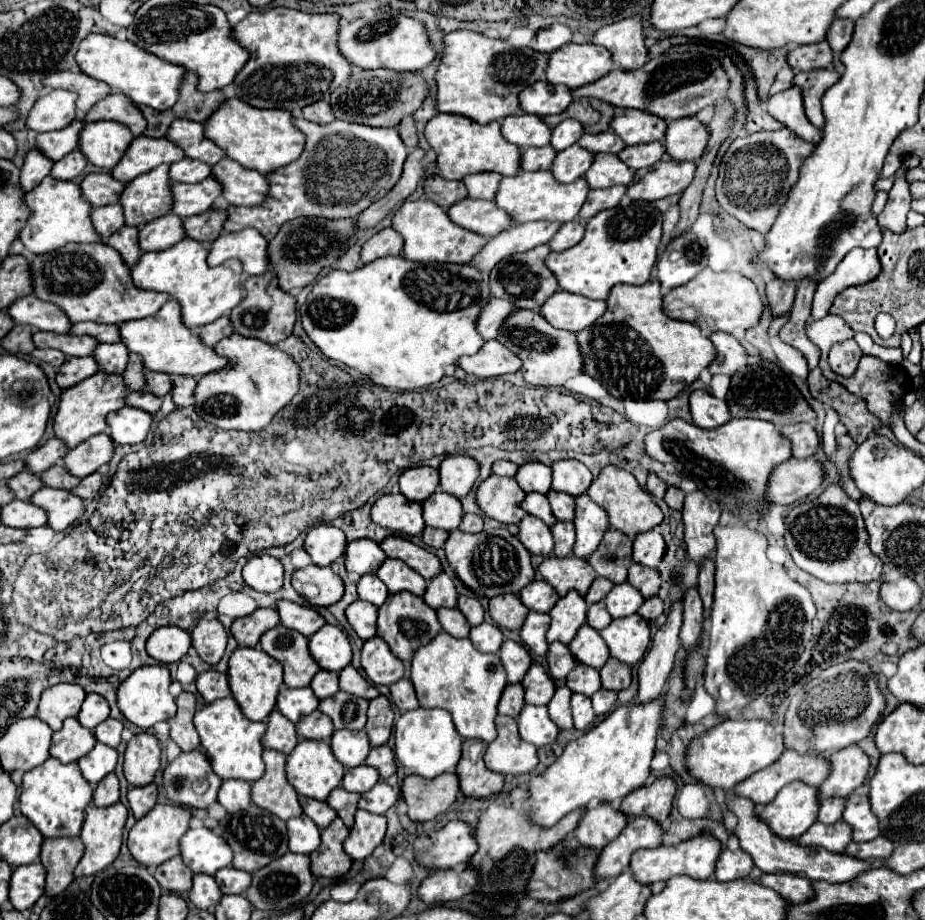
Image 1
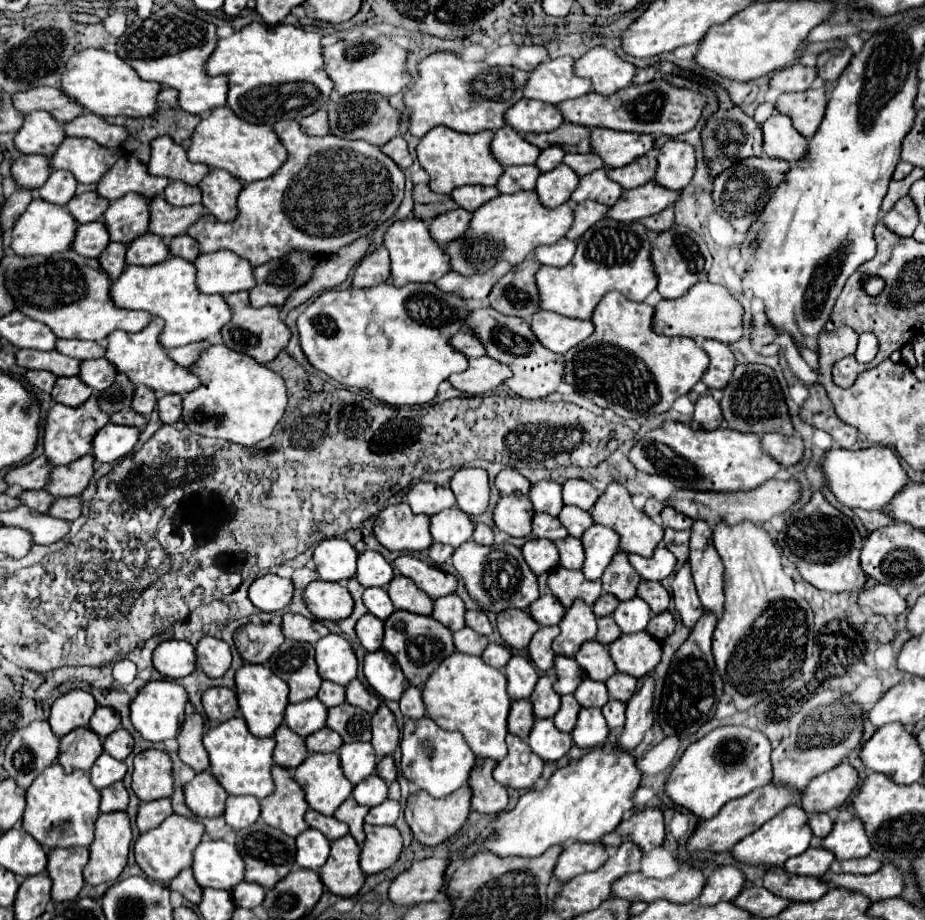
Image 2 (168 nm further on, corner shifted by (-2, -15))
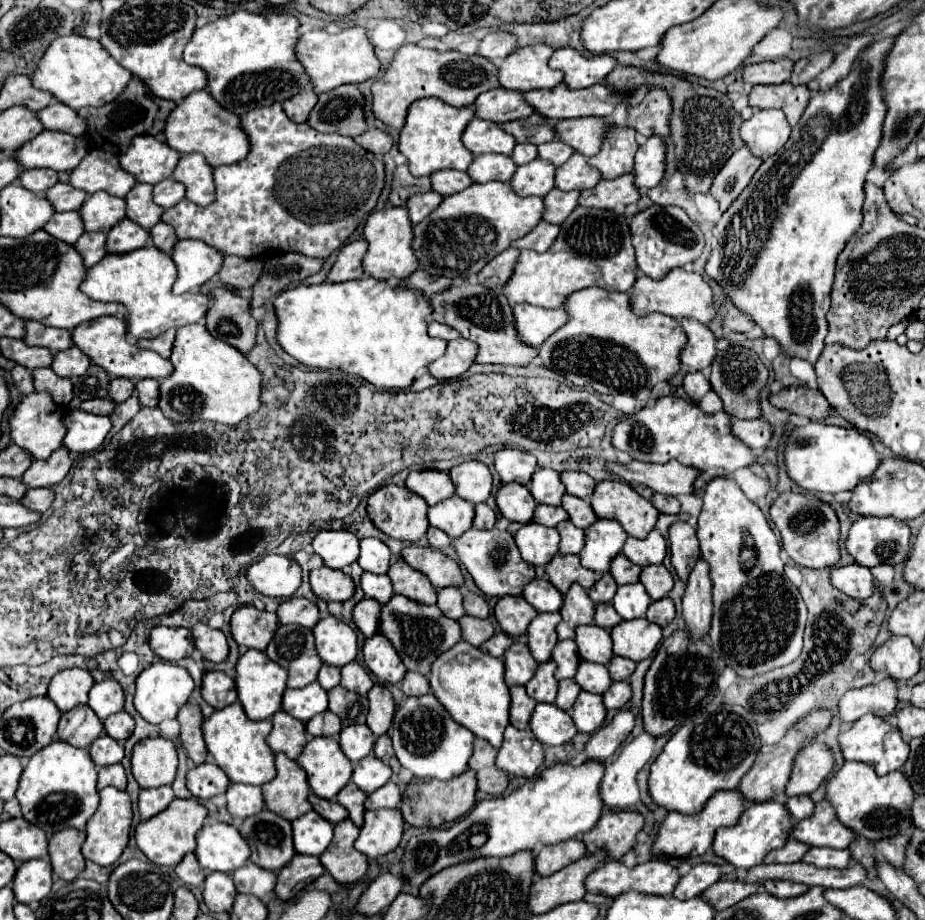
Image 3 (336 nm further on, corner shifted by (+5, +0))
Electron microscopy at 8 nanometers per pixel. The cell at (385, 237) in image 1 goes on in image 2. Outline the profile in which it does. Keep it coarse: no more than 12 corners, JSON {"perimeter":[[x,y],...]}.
{"perimeter":[[387,248],[367,254],[353,272],[355,288],[387,282]]}

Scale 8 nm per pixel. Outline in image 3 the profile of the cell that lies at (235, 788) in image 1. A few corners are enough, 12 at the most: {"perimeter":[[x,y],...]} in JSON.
{"perimeter":[[232,783],[228,813],[240,819],[264,809],[262,789]]}

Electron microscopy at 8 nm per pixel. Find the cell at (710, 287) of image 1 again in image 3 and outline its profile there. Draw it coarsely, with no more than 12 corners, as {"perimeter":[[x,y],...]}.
{"perimeter":[[672,269],[638,275],[630,293],[636,315],[658,311],[708,325],[716,317],[702,275]]}

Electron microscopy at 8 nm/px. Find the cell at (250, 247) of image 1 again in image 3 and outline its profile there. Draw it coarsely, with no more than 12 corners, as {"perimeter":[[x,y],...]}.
{"perimeter":[[196,239],[172,249],[172,293],[196,291],[222,267],[224,255]]}

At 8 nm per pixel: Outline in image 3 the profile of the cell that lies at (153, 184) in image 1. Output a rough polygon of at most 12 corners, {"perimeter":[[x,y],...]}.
{"perimeter":[[104,191],[80,207],[84,231],[108,233],[126,217],[124,199]]}

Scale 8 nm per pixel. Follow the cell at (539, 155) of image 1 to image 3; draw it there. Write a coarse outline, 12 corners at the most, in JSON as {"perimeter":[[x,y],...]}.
{"perimeter":[[476,155],[468,167],[474,183],[508,181],[516,171],[510,157]]}

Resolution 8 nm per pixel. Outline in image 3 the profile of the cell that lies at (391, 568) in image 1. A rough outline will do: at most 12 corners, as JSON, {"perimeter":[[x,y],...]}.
{"perimeter":[[402,559],[388,577],[394,593],[424,605],[436,603],[436,589]]}

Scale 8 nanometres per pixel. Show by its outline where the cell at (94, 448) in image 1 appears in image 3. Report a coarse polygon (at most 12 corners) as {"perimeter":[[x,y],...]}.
{"perimeter":[[60,447],[44,461],[32,461],[20,477],[26,487],[52,487],[72,467]]}

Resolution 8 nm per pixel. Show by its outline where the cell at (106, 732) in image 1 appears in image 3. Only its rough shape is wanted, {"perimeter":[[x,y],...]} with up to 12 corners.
{"perimeter":[[118,711],[104,721],[106,733],[126,741],[134,731],[134,719]]}

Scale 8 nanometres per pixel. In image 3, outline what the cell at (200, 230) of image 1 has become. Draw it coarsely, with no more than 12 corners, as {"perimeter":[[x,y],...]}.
{"perimeter":[[166,223],[150,229],[152,245],[170,253],[176,243],[174,229]]}

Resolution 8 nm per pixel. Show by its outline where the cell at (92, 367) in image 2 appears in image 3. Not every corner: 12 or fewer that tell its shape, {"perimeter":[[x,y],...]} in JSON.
{"perimeter":[[76,347],[54,353],[50,369],[78,377],[90,359]]}

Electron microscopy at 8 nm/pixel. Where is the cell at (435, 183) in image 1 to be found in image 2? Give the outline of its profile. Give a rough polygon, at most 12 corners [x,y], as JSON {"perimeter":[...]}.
{"perimeter":[[427,184],[413,188],[413,214],[431,222],[459,208],[451,196],[435,194]]}

